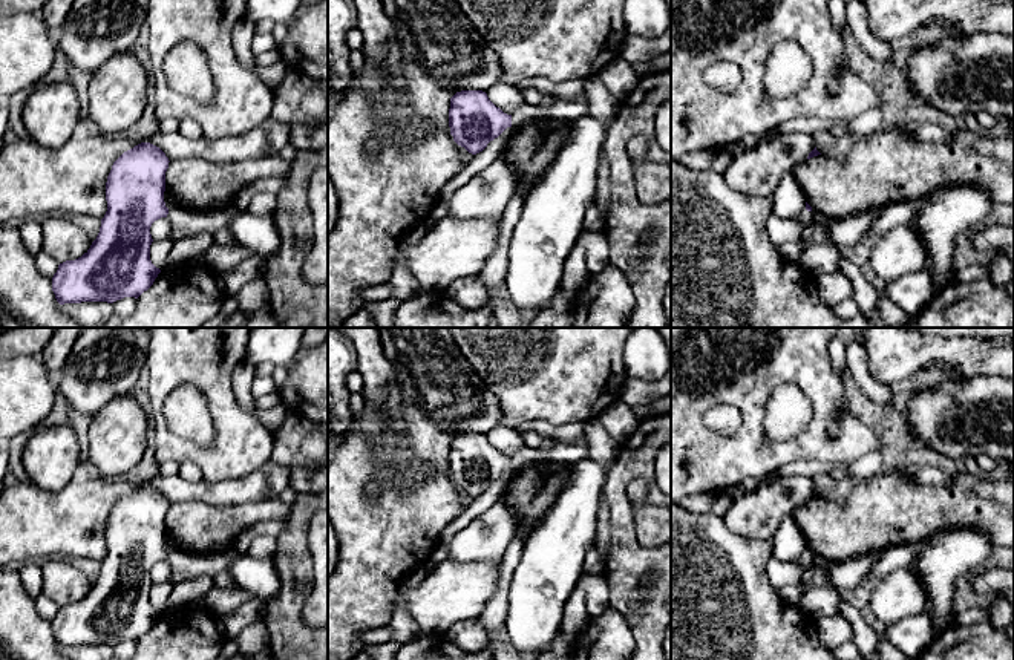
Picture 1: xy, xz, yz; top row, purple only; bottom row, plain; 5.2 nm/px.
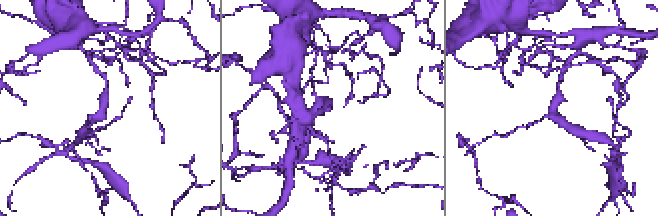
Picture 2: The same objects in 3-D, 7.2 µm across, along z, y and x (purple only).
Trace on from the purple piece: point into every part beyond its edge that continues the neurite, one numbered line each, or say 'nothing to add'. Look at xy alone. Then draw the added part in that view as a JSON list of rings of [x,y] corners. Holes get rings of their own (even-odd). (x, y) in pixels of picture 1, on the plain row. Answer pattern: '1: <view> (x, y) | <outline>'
1: xy (193, 564) | [[[234,547],[208,554],[199,554],[191,551],[182,551],[179,548],[168,551],[167,562],[178,571],[195,576],[213,576],[214,573],[228,573],[231,564],[237,557],[237,550]]]

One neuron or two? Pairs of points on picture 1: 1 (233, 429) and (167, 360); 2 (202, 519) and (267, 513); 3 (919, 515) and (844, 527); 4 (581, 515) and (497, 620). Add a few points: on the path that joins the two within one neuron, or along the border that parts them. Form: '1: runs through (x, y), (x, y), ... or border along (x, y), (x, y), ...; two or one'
1: runs through (224, 408), (221, 398), (189, 366); one
2: runs through (218, 519), (235, 519), (251, 513); one
3: runs through (901, 515), (876, 515), (863, 522); one
4: border along (515, 571), (509, 587), (509, 613), (504, 630); two

